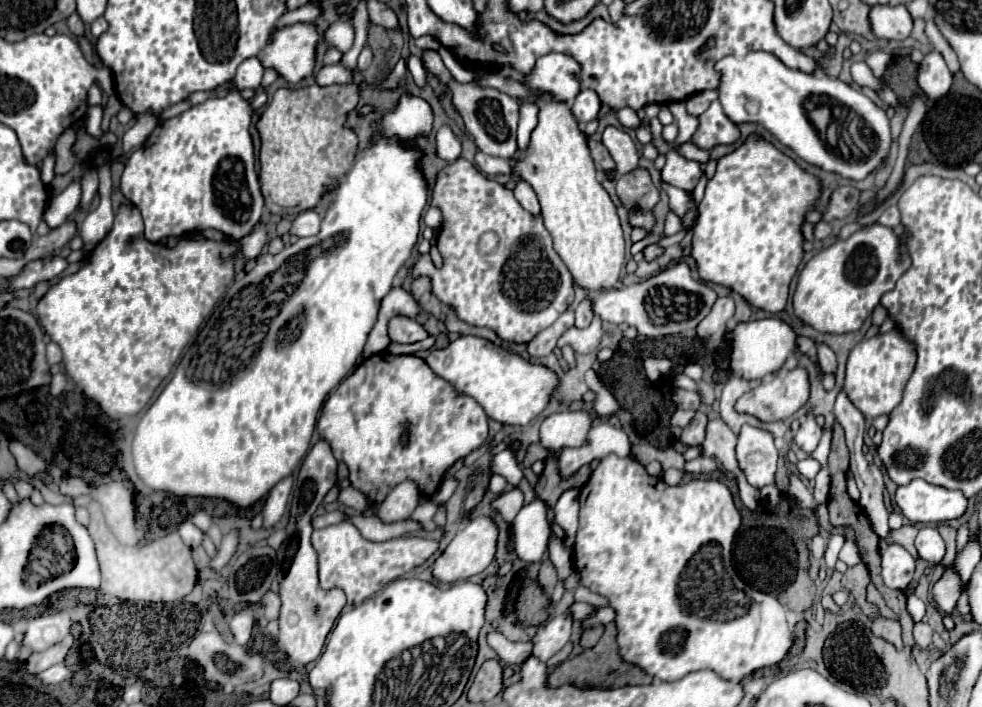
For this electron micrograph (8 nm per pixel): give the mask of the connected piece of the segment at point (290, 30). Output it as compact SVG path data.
M298 22L298 24L292 24L292 26L284 26L284 28L274 28L272 30L272 42L258 54L258 60L264 68L272 68L284 80L288 80L292 84L298 84L300 80L314 74L316 46L318 46L320 38L322 38L322 34L318 32L316 24Z

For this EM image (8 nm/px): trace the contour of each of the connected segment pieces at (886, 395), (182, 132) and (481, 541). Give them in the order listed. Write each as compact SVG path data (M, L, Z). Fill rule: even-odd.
M900 330L876 334L874 338L862 340L854 346L846 364L844 392L848 394L850 402L864 414L864 418L876 418L880 414L892 412L892 408L902 398L902 388L914 368L914 358L914 346L900 334Z
M232 90L224 98L212 98L190 110L162 120L146 142L134 150L120 178L120 192L134 204L144 220L144 238L158 242L166 236L184 236L206 228L220 230L224 238L238 240L254 228L264 212L264 198L260 196L258 174L254 168L254 146L250 138L250 104L240 98L238 90Z
M474 518L470 520L456 536L454 540L446 546L446 550L434 560L432 564L432 574L434 580L442 582L442 584L454 584L458 580L468 580L474 574L480 574L494 558L496 552L496 536L498 536L498 528L492 524L490 518Z

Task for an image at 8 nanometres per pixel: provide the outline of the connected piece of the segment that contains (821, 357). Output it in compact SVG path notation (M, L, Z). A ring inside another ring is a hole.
M818 344L818 362L824 372L836 374L836 354L826 344Z

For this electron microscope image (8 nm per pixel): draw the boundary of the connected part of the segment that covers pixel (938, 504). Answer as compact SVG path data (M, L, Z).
M912 480L896 490L896 506L910 522L944 522L964 514L966 498L958 490L928 484L924 480Z

